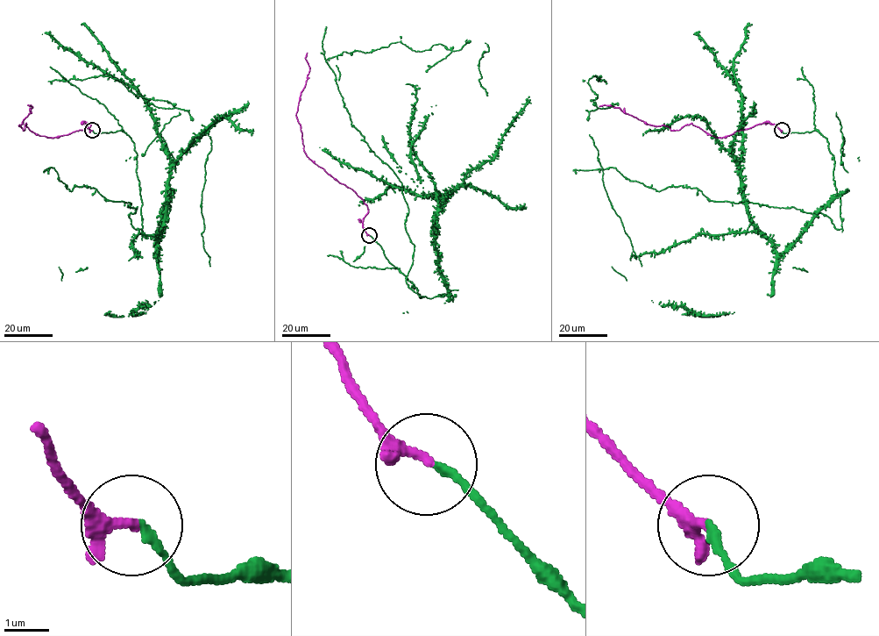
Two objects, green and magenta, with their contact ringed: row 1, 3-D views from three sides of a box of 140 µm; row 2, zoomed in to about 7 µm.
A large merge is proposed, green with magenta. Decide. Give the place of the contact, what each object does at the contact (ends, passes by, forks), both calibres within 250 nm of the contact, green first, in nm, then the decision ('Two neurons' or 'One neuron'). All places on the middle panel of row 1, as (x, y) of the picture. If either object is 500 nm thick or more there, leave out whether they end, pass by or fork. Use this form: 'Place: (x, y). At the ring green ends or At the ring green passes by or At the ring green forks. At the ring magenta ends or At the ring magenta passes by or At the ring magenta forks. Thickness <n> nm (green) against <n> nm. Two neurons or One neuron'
Place: (369, 235). At the ring green ends. At the ring magenta passes by. Thickness 180 nm (green) against 200 nm. One neuron

